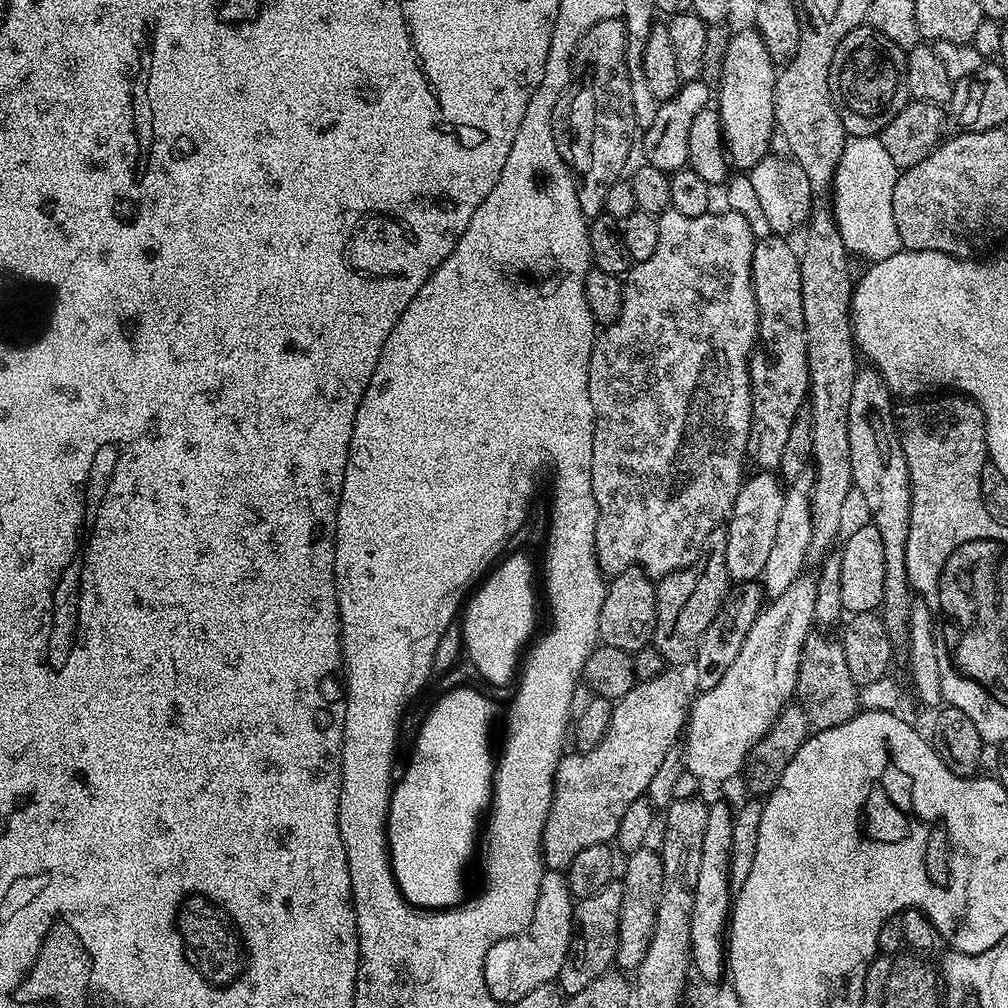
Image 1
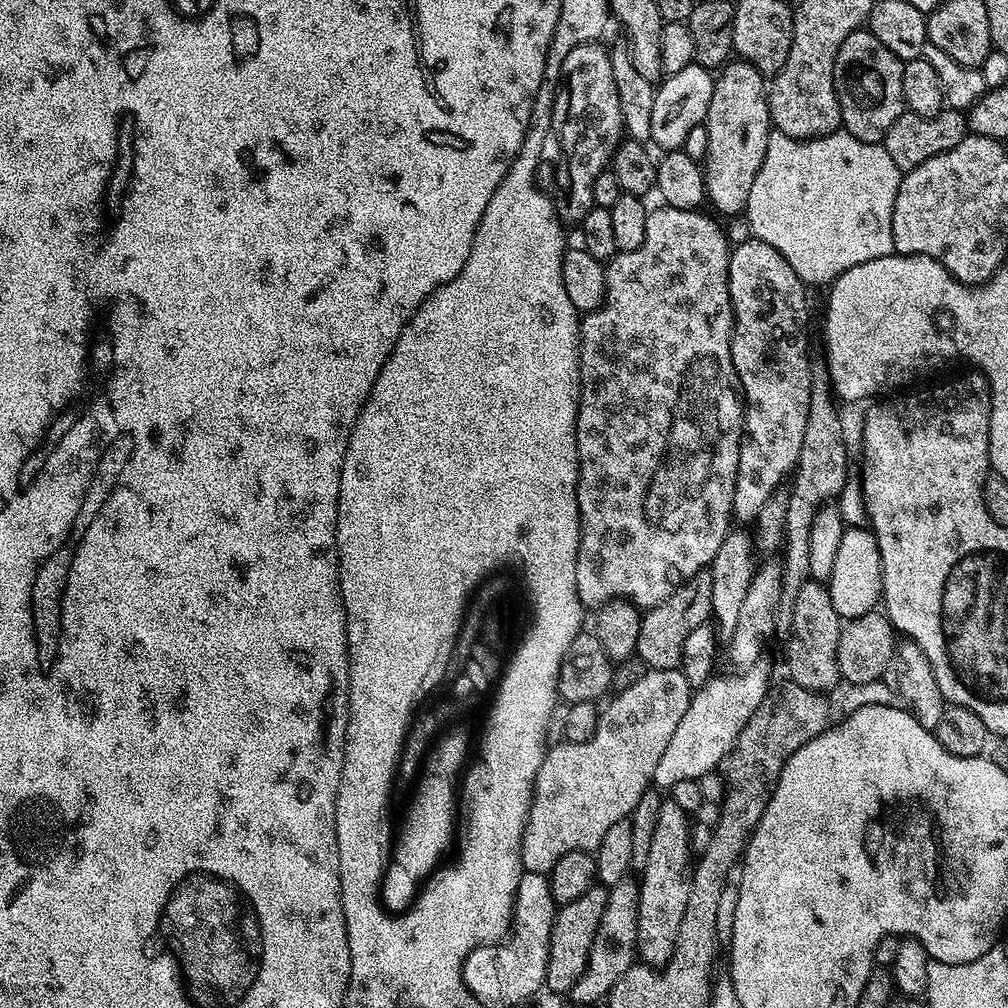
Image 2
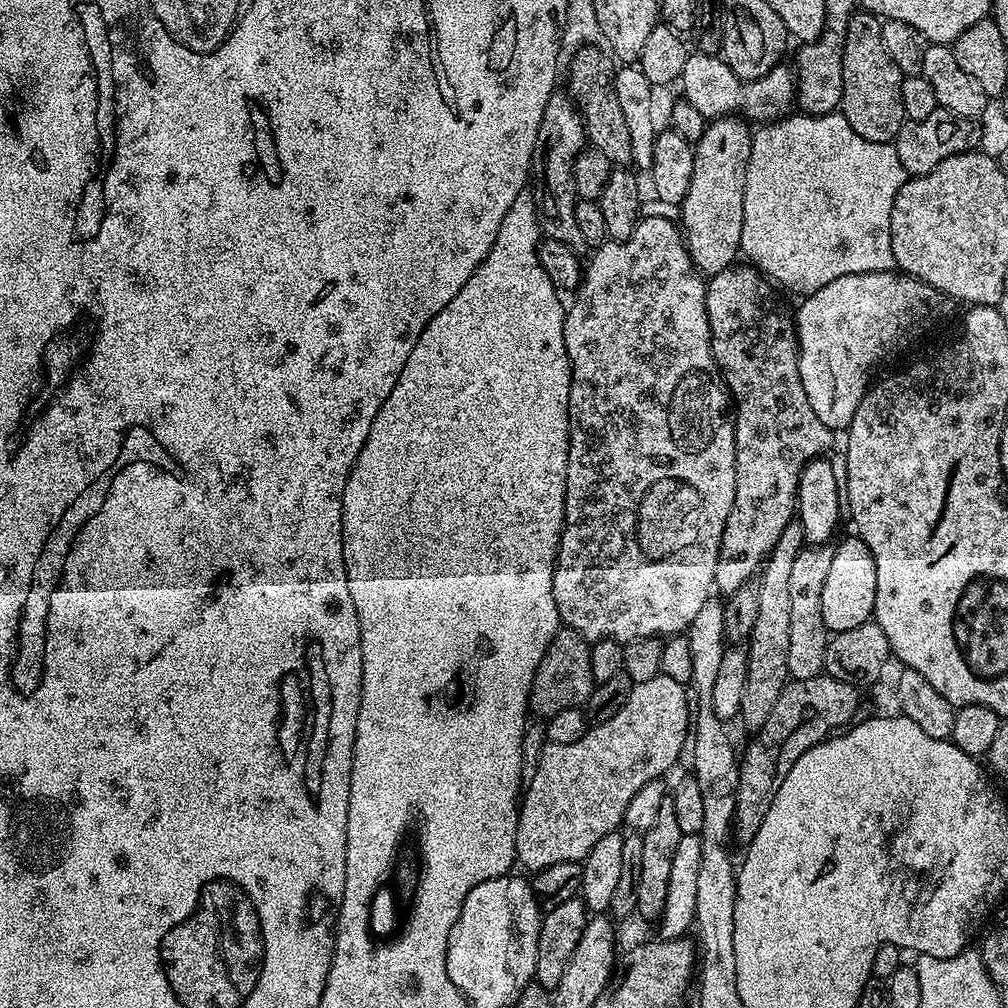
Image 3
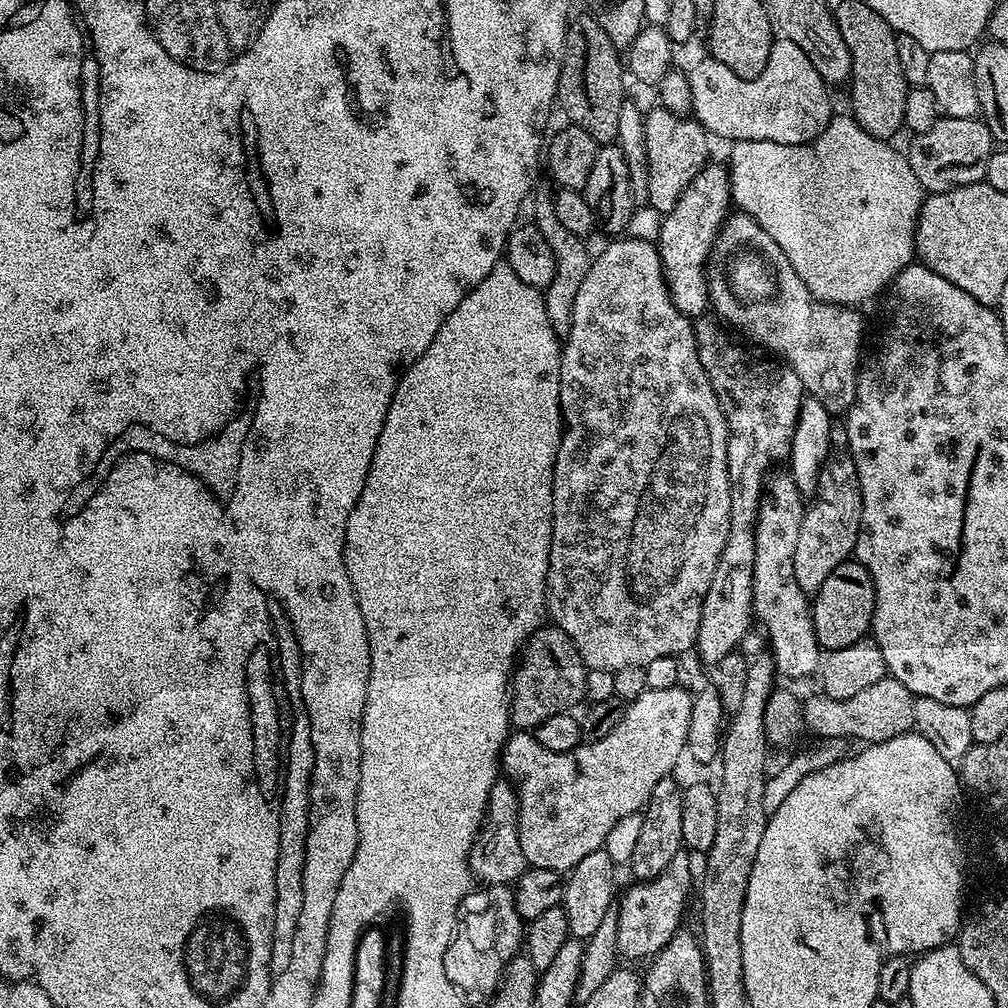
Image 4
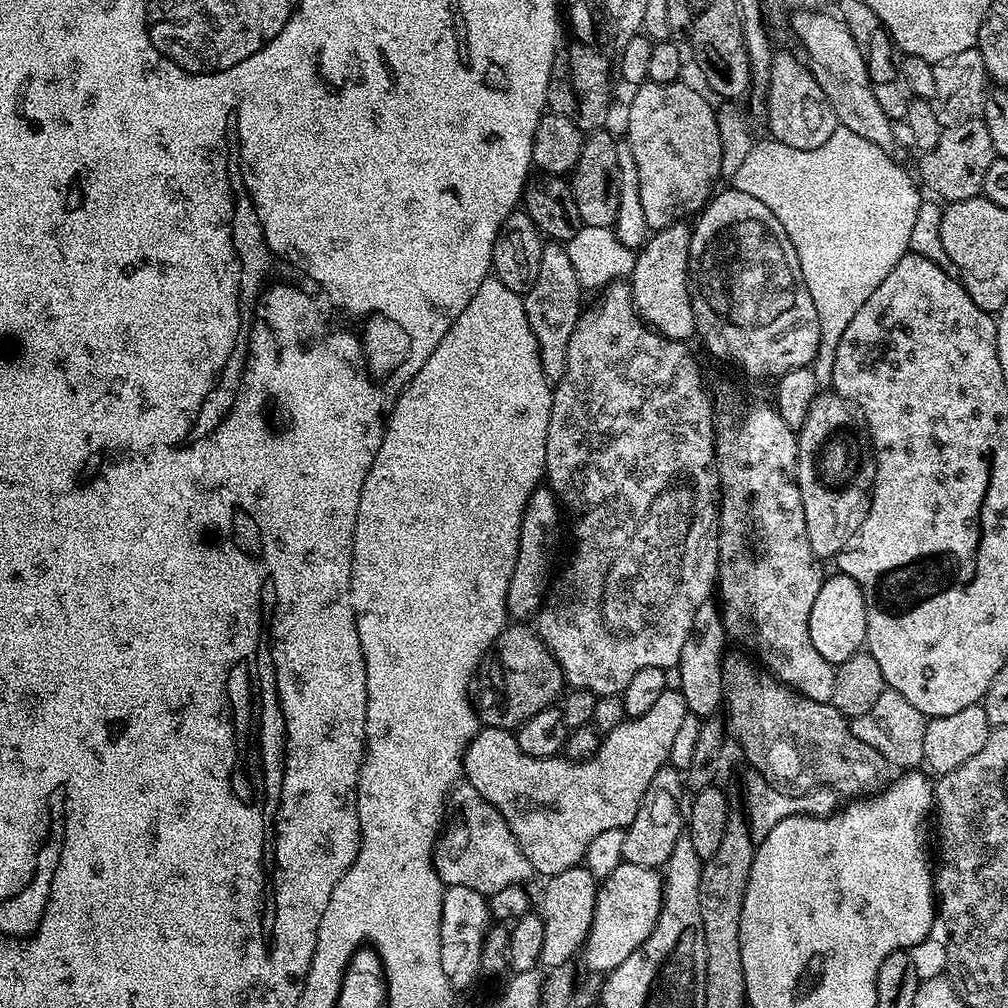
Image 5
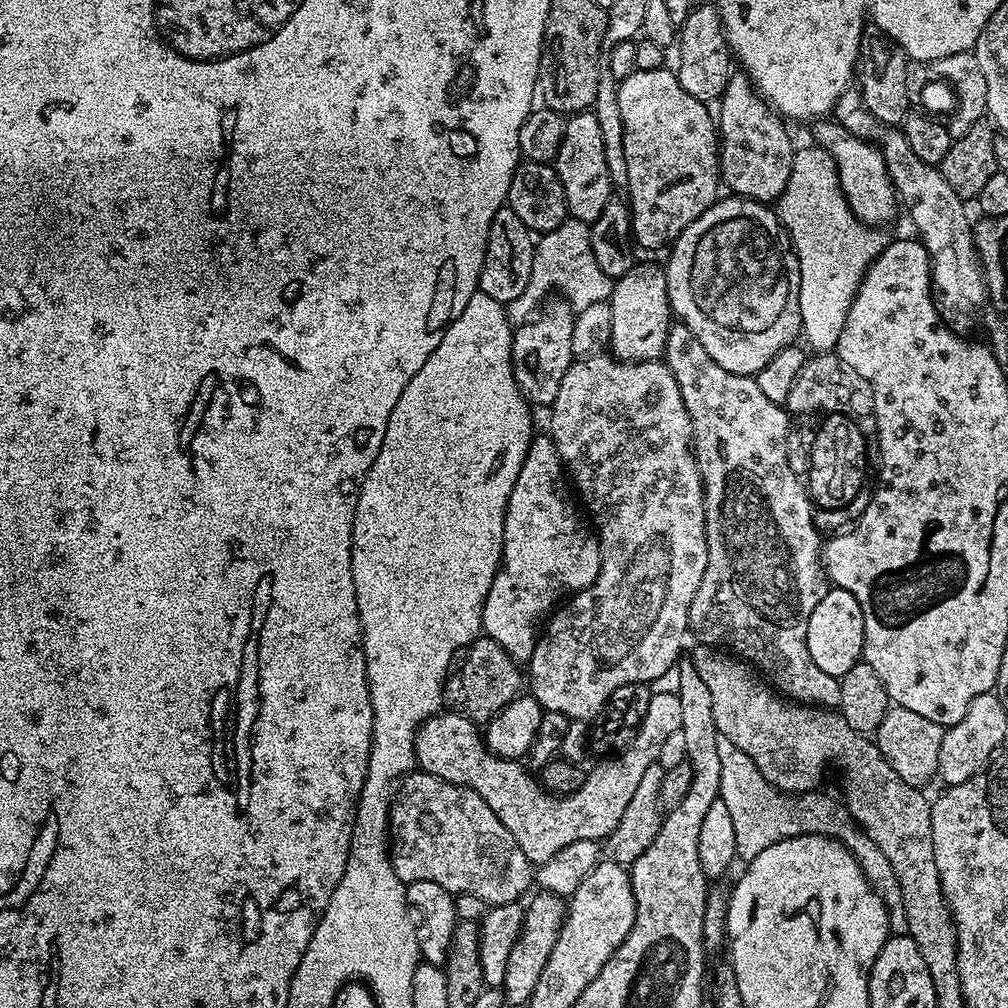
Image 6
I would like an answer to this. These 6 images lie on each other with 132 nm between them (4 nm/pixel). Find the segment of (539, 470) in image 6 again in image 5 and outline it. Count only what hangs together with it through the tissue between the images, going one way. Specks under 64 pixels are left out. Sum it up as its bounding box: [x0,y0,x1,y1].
[506,486,562,618]

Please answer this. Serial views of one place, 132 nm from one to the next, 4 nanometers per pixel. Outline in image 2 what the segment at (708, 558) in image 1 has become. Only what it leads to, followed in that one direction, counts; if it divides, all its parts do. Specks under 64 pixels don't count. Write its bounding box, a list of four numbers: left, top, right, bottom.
[636,570,711,670]

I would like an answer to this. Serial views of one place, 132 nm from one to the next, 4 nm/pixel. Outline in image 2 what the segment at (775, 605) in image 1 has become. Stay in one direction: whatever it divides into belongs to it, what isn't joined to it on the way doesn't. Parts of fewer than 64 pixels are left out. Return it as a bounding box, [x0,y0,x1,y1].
[652,662,769,790]

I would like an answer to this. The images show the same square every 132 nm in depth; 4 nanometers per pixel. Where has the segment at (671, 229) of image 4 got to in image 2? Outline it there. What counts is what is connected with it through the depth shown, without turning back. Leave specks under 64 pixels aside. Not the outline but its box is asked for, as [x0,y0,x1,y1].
[702,58,773,216]

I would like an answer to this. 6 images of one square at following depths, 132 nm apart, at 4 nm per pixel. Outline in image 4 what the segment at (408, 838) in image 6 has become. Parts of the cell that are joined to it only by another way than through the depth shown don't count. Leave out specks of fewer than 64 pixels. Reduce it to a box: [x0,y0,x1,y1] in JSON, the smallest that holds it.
[468,779,526,885]

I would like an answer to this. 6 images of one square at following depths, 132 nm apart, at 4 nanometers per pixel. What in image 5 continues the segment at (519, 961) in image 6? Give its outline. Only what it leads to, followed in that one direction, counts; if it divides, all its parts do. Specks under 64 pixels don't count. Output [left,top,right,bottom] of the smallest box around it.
[538,866,598,970]

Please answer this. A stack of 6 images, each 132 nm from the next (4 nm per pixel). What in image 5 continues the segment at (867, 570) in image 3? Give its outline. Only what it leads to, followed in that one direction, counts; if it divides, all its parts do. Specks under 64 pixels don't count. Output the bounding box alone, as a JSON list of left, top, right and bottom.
[810,574,866,666]

